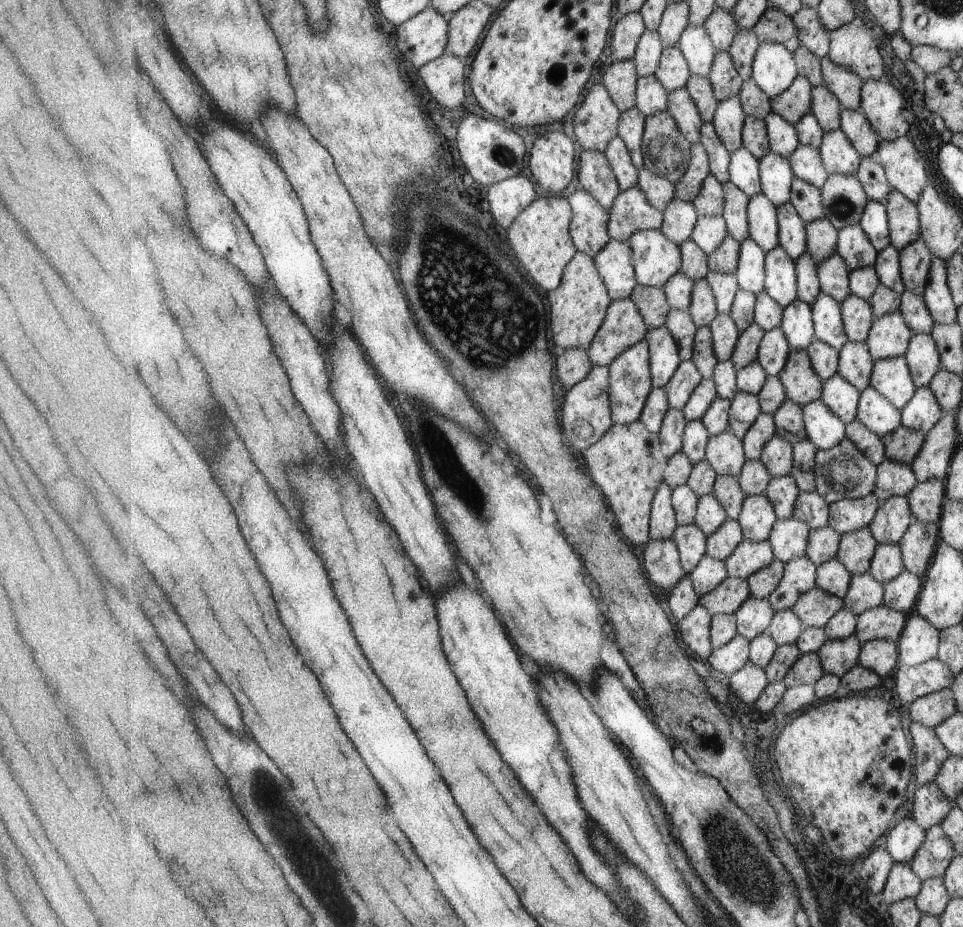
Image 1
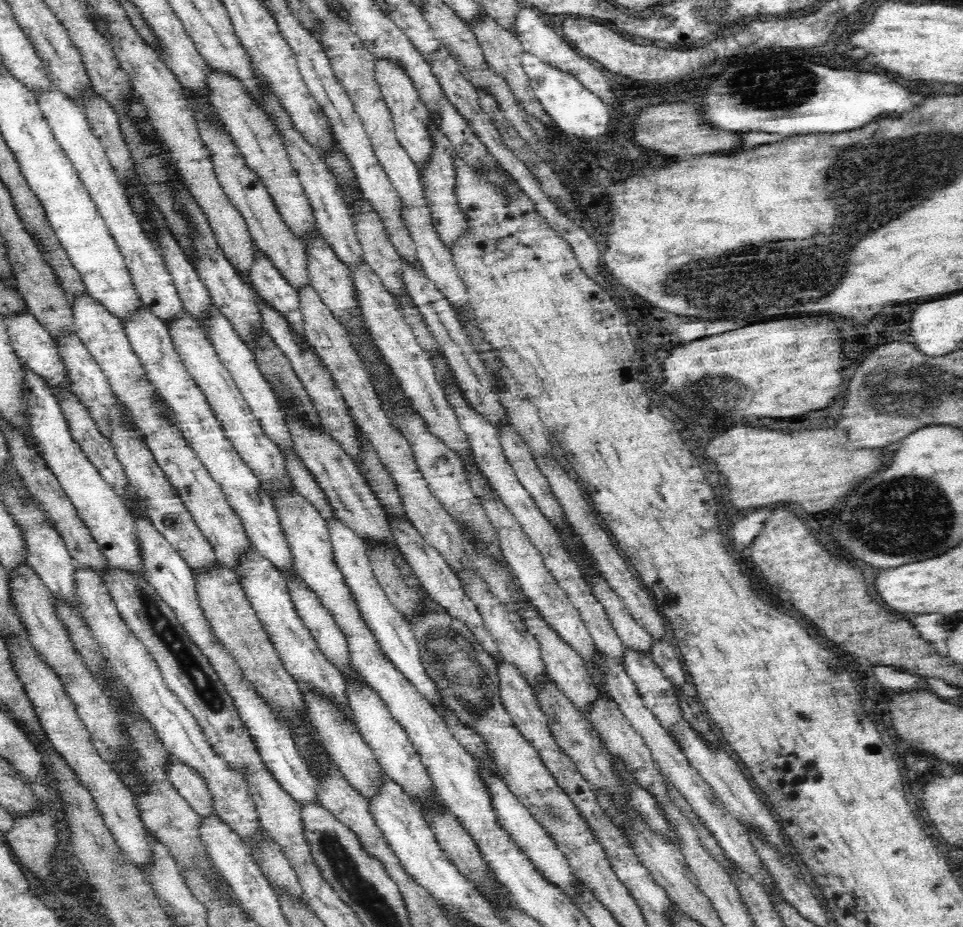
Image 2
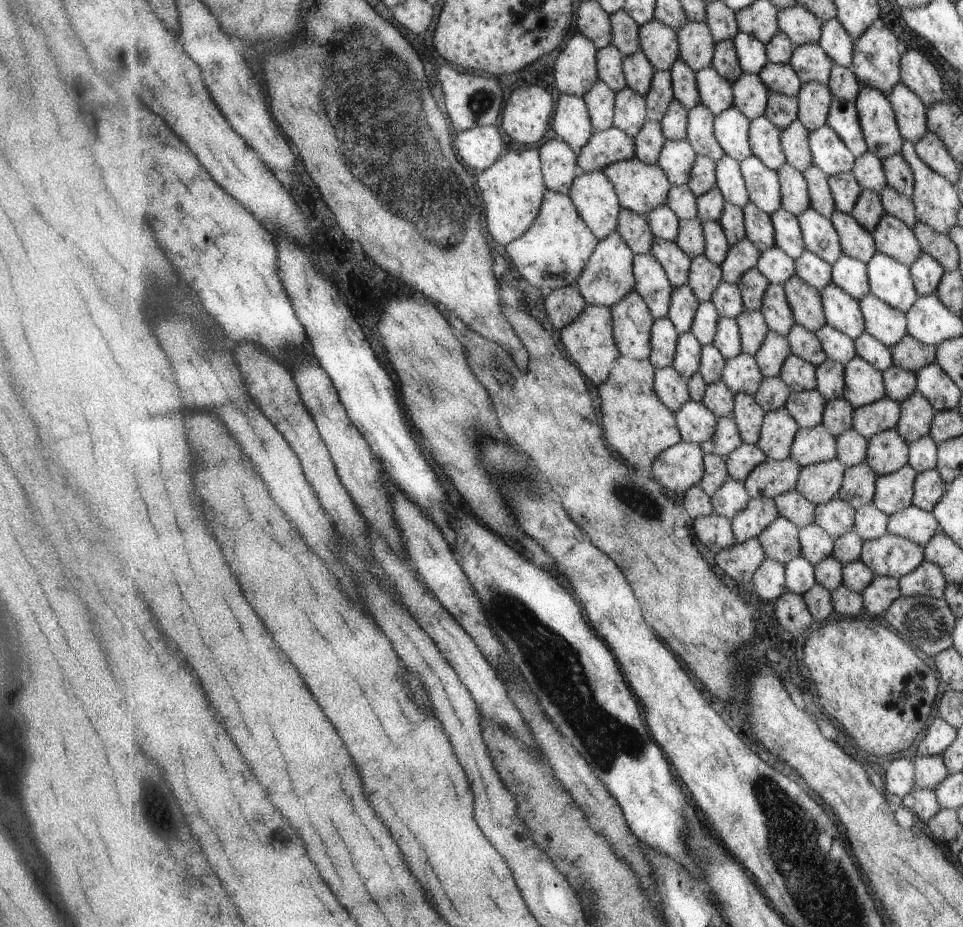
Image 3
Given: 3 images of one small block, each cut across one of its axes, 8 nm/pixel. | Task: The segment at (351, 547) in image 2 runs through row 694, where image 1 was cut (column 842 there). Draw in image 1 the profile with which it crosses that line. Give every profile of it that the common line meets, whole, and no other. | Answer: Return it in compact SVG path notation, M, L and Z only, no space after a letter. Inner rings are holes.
M822 400L805 405L803 410L807 436L818 449L833 448L846 439L846 422Z

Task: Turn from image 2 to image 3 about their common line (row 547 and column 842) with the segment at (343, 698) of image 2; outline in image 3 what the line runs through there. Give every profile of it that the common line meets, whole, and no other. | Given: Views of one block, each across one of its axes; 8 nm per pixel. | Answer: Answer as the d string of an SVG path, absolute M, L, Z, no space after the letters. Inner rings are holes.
M813 207L805 210L798 219L807 249L832 265L837 264L845 252L834 221L830 217L823 216L822 212L817 212Z

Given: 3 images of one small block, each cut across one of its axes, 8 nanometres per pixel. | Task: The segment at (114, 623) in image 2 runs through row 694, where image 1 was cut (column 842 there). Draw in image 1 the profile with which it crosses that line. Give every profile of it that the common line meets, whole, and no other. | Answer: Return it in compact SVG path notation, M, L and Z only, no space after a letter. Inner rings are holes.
M842 128L824 133L824 141L819 149L829 174L857 176L863 156Z

